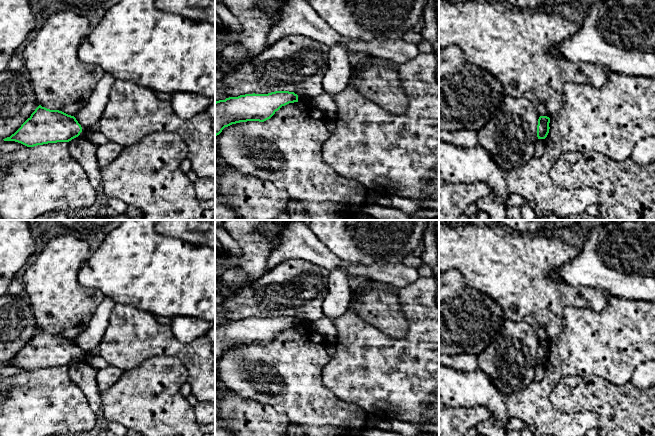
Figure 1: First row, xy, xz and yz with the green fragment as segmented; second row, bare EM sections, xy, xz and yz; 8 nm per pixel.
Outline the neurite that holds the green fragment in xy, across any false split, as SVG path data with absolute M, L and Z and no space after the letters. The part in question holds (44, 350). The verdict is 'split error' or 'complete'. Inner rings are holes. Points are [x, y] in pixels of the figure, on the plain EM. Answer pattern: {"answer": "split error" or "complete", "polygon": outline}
{"answer": "complete", "polygon": "M39 329L21 351L4 365L15 365L27 371L69 366L78 361L82 351L74 340Z"}

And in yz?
{"answer": "complete", "polygon": "M540 340L537 349L537 361L538 363L545 363L549 357L550 342L547 340Z"}

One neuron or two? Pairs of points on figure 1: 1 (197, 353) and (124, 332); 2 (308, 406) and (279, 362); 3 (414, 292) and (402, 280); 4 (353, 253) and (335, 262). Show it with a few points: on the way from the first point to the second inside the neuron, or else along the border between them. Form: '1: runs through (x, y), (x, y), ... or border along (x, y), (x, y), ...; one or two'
1: runs through (179, 349), (157, 339), (142, 337); one
2: runs through (301, 395), (293, 386), (286, 373); one
3: border along (419, 276), (408, 285), (394, 288); two
4: border along (323, 243), (341, 259), (363, 265); two

